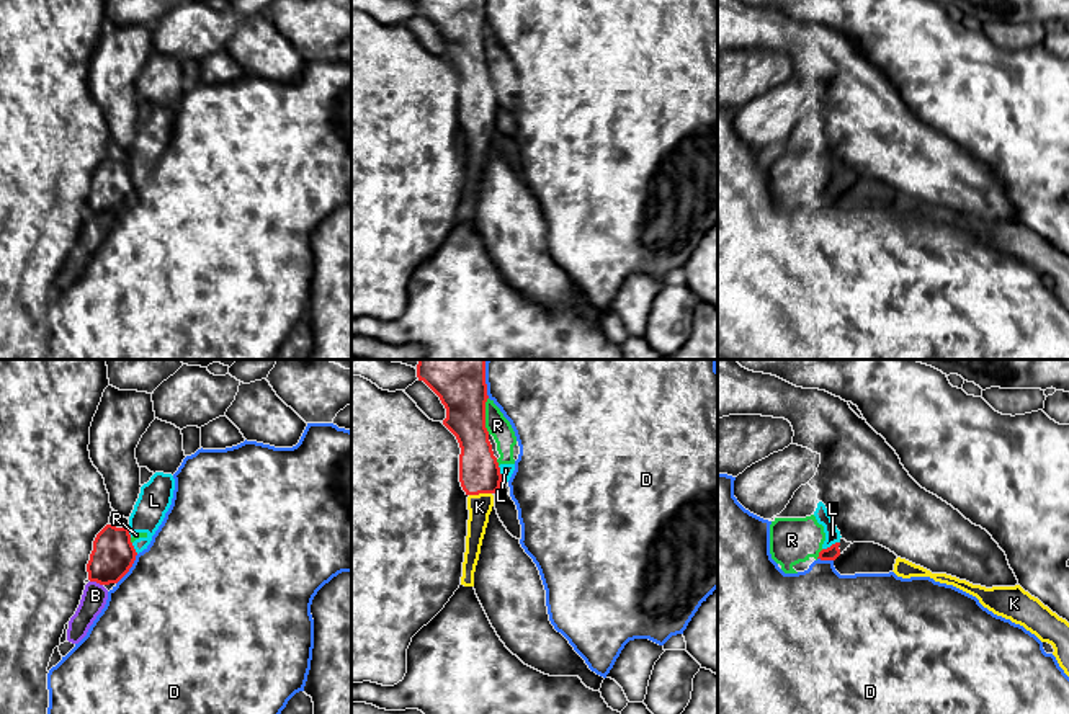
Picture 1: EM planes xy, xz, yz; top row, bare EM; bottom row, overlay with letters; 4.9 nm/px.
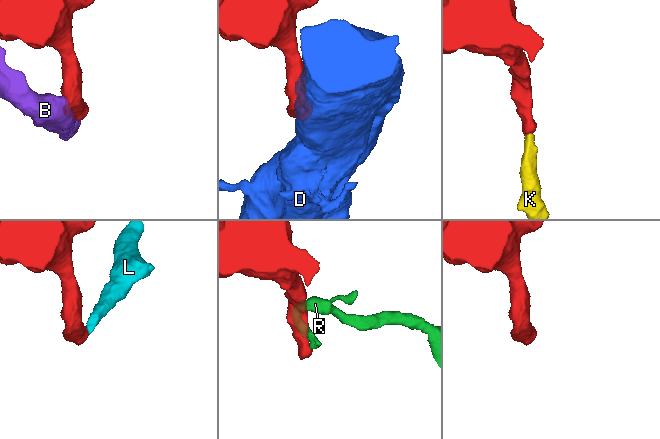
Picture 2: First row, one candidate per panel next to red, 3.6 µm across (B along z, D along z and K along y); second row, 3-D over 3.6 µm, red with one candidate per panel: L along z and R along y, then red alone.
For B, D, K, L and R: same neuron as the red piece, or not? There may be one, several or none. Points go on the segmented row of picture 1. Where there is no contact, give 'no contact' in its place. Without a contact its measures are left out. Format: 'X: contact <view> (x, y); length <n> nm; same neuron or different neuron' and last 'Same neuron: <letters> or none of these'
B: contact xy (97, 582); length 70 nm; different neuron
D: contact xy (129, 567); length 190 nm; different neuron
K: contact xz (479, 492); length 110 nm; same neuron
L: contact yz (832, 544); length 100 nm; different neuron
R: contact xz (484, 415); length 180 nm; different neuron
Same neuron: K

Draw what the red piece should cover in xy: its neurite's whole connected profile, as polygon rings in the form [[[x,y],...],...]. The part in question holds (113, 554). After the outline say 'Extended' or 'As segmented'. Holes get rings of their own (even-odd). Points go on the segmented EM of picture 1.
[[[106,524],[93,541],[87,564],[88,580],[100,585],[118,583],[132,567],[136,556],[129,529]]]. As segmented

